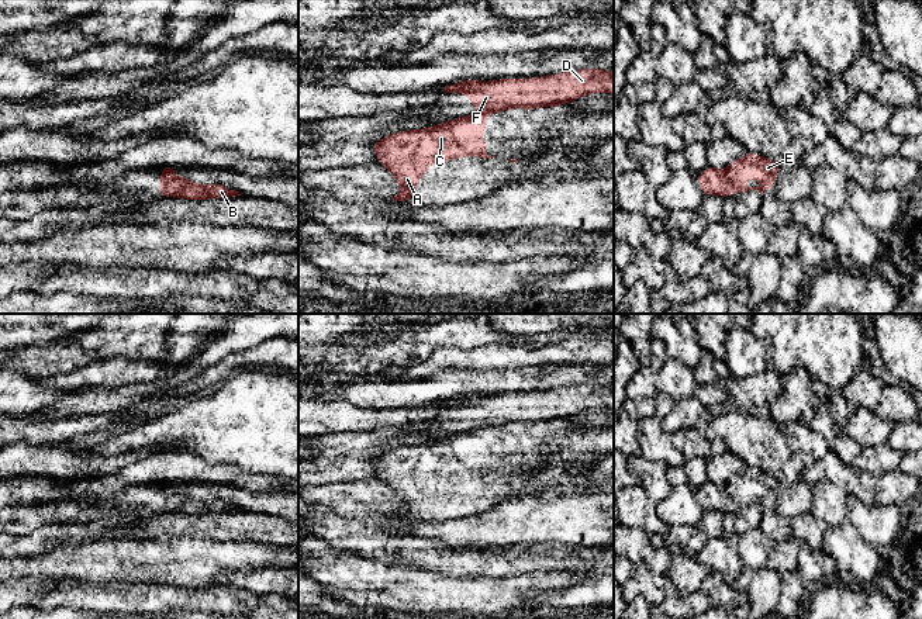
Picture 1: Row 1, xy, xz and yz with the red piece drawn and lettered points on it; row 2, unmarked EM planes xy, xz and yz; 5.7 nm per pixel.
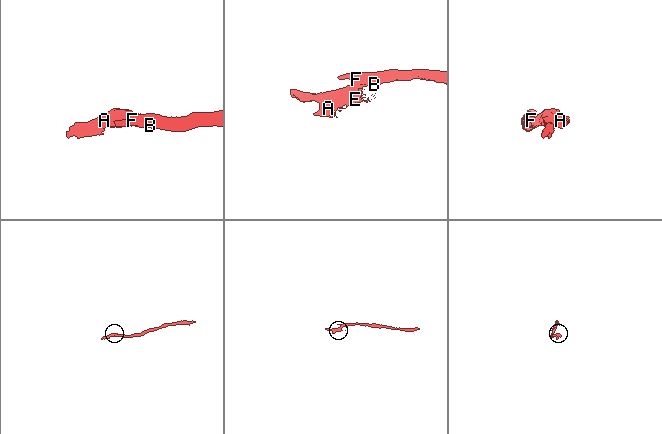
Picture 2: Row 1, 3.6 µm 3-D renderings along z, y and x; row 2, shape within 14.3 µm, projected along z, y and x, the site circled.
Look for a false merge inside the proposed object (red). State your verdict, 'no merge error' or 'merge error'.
merge error

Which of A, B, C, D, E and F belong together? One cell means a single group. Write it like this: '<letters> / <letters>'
A C E / B D F

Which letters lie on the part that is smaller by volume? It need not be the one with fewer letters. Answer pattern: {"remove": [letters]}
{"remove": ["A", "C", "E"]}

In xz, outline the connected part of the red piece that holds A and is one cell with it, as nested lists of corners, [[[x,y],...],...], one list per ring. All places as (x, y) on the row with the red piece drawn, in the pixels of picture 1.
[[[479,111],[477,114],[445,121],[427,129],[396,132],[393,135],[383,136],[374,143],[370,143],[376,149],[379,163],[387,167],[394,174],[397,183],[401,186],[401,191],[391,200],[410,201],[412,207],[417,207],[417,204],[411,201],[412,191],[417,189],[417,180],[425,174],[428,166],[432,162],[441,162],[441,160],[448,162],[452,159],[457,159],[460,156],[479,156],[483,159],[494,158],[487,155],[486,142],[481,138],[484,127],[488,124],[487,120],[484,118],[487,114],[491,113]]]

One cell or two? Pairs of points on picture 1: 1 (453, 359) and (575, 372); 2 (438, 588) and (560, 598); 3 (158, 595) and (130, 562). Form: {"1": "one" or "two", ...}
{"1": "two", "2": "two", "3": "two"}

